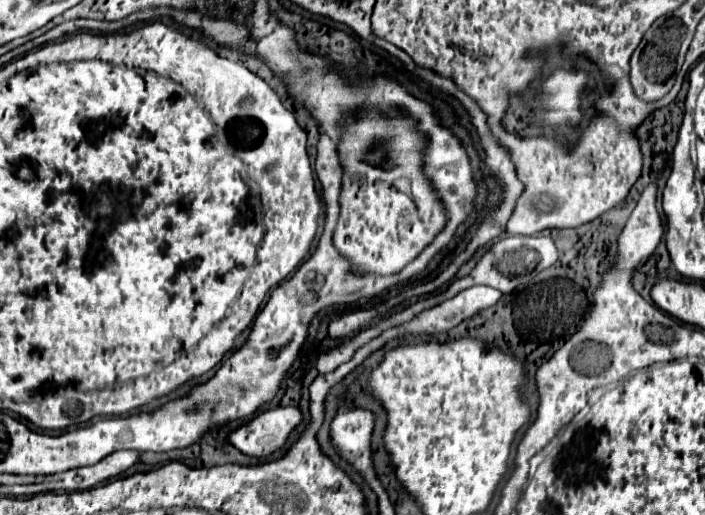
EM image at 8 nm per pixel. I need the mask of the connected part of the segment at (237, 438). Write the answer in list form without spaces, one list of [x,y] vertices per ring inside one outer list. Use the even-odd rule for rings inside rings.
[[[296,407],[268,409],[232,431],[228,439],[244,455],[264,459],[286,445],[302,419],[300,409]]]

